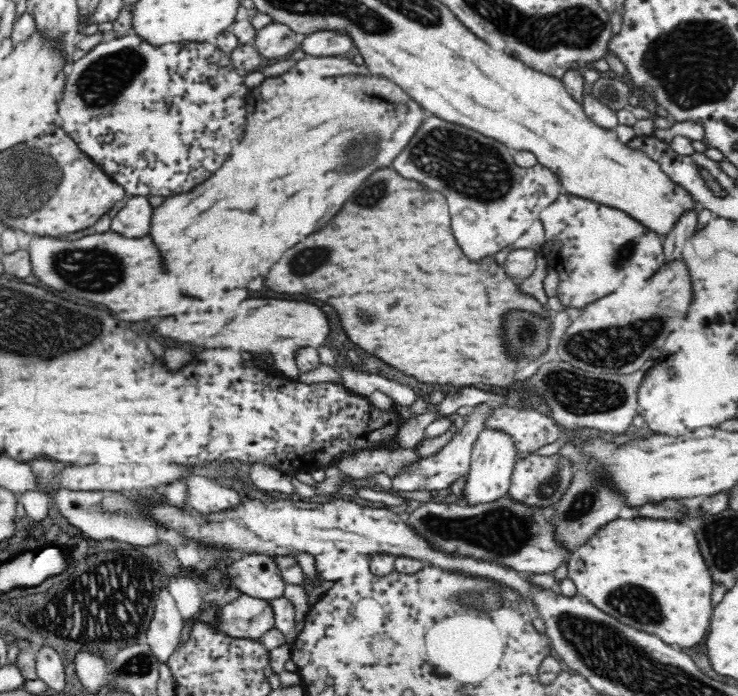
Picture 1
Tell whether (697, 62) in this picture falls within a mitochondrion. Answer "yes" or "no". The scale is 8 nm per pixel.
yes

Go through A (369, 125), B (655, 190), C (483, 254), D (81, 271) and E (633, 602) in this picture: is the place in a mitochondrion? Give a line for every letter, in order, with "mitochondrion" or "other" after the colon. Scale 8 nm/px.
A: mitochondrion
B: other
C: other
D: mitochondrion
E: mitochondrion

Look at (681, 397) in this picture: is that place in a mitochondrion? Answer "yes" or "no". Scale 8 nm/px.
no

